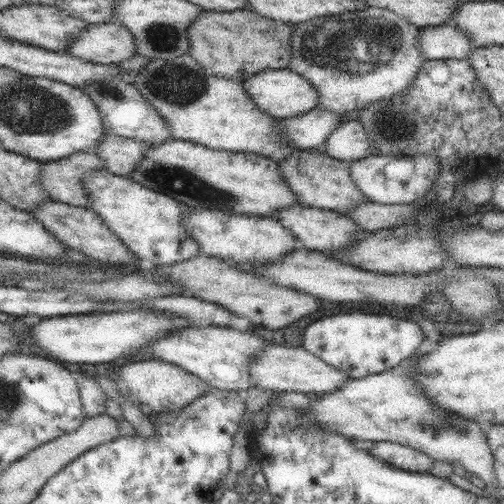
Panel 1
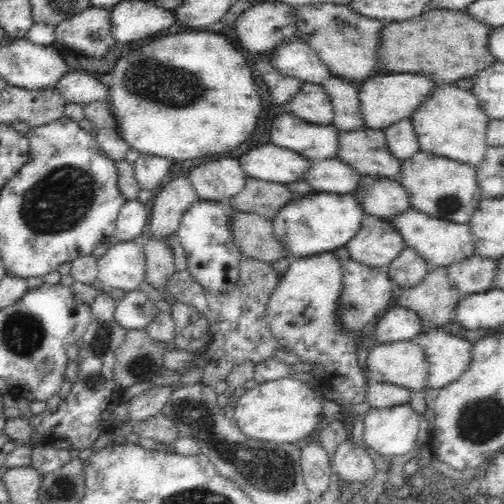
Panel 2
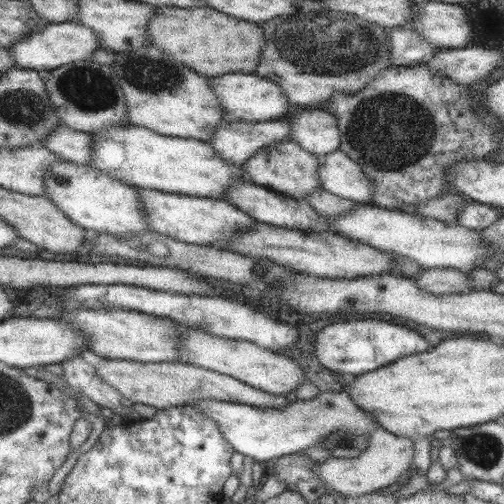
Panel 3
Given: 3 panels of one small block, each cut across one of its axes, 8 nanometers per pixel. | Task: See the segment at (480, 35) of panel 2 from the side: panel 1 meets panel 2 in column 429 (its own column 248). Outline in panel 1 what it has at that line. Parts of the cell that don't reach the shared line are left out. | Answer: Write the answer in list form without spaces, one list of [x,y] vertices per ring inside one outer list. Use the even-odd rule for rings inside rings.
[[[201,10],[201,14],[193,18],[185,38],[189,38],[189,56],[201,68],[205,68],[207,74],[217,74],[217,78],[227,78],[237,84],[243,84],[249,76],[263,72],[265,68],[277,70],[289,66],[291,26],[275,22],[271,18],[261,18],[259,14],[249,10],[233,10],[233,12]]]

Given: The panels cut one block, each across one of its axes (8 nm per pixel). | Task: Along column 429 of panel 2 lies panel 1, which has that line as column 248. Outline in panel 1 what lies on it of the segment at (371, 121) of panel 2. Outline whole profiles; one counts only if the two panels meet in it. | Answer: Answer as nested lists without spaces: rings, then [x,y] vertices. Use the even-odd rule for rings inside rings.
[[[289,70],[257,72],[241,84],[241,90],[245,90],[245,94],[249,96],[249,102],[253,102],[253,106],[257,106],[257,110],[261,110],[261,114],[267,114],[267,118],[271,120],[303,116],[305,112],[317,108],[315,98],[319,98],[317,90],[313,90],[303,78],[299,78],[299,74],[291,74]]]

